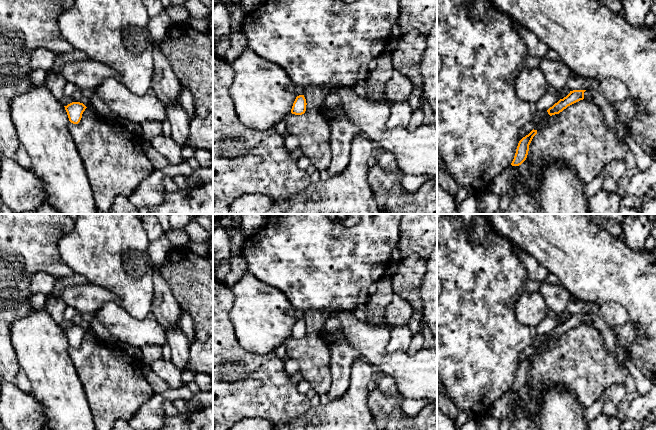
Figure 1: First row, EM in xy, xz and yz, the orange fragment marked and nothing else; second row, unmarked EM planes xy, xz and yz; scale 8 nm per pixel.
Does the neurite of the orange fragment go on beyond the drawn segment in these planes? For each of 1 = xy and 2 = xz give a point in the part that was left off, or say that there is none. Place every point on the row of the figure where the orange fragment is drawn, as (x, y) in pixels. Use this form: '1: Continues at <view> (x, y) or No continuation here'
1: No continuation here
2: No continuation here

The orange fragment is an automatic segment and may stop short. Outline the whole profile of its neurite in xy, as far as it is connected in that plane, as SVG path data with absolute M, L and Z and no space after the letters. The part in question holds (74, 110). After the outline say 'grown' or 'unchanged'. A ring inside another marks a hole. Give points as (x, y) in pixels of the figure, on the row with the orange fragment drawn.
M72 102L67 106L64 106L67 112L69 121L73 124L78 124L82 118L82 114L87 108L83 103Z | unchanged

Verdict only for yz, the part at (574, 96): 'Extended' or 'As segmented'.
As segmented

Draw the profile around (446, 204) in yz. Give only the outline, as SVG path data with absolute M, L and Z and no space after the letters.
M437 166L437 214L457 214L455 198L439 185L438 172Z

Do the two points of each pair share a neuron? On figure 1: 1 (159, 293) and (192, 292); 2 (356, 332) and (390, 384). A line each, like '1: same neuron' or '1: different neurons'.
1: different neurons
2: different neurons

